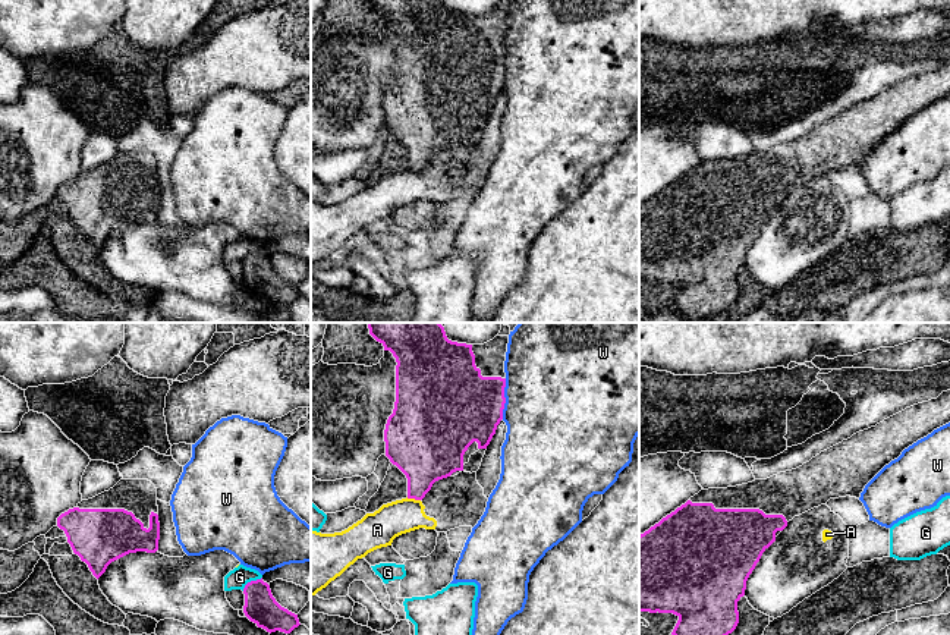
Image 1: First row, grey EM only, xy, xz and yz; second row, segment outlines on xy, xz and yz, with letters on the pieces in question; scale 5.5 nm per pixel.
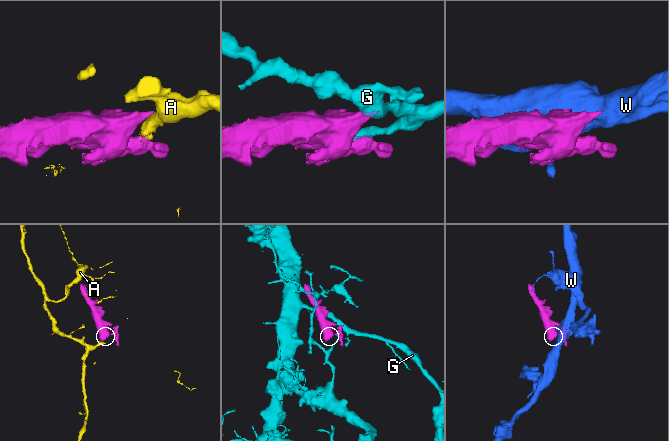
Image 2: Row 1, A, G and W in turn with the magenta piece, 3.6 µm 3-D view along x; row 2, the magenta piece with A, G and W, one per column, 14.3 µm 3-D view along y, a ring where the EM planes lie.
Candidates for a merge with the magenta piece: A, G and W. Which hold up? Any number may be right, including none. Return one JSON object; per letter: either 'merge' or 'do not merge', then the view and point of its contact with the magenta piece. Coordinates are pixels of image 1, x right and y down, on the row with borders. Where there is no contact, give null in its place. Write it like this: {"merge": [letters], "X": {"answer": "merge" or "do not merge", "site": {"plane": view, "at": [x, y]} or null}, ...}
{"merge": [], "A": {"answer": "do not merge", "site": {"plane": "xz", "at": [414, 497]}}, "G": {"answer": "do not merge", "site": {"plane": "xy", "at": [251, 581]}}, "W": {"answer": "do not merge", "site": {"plane": "xz", "at": [505, 399]}}}

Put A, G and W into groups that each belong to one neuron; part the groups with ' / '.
A / G / W

